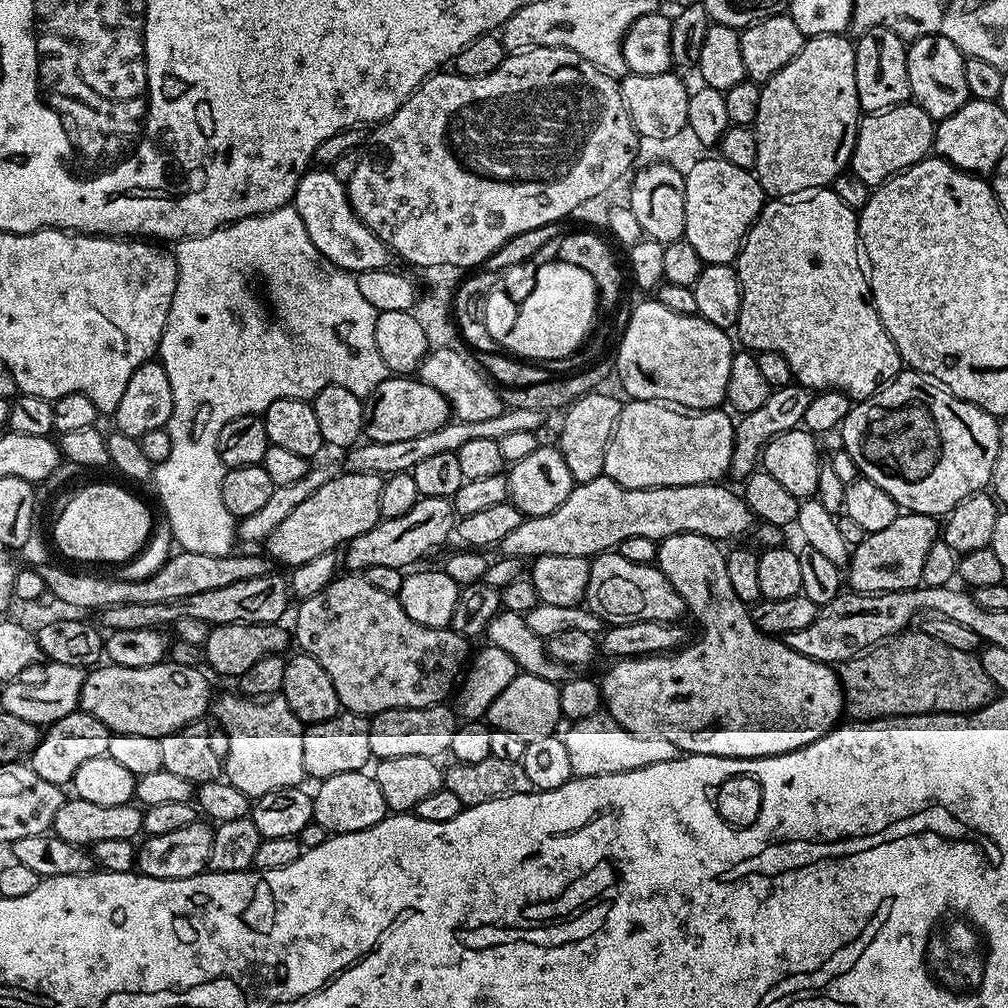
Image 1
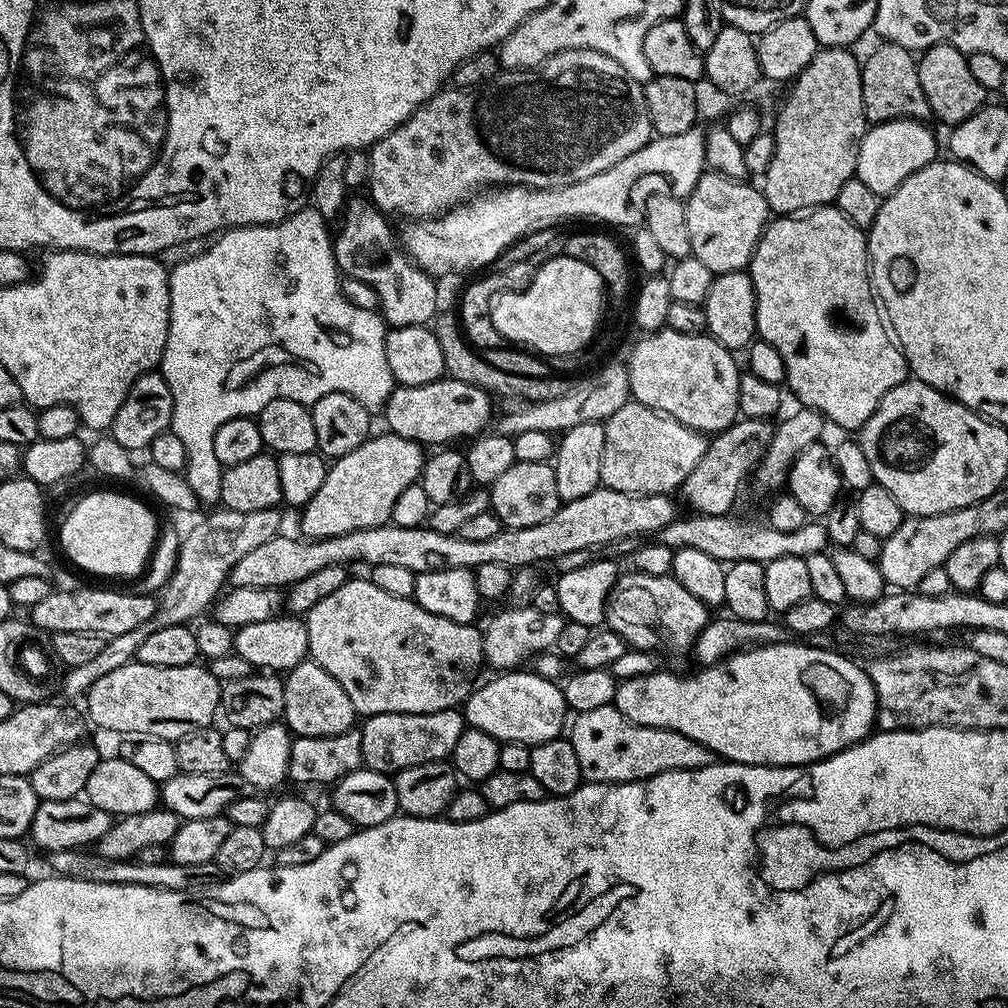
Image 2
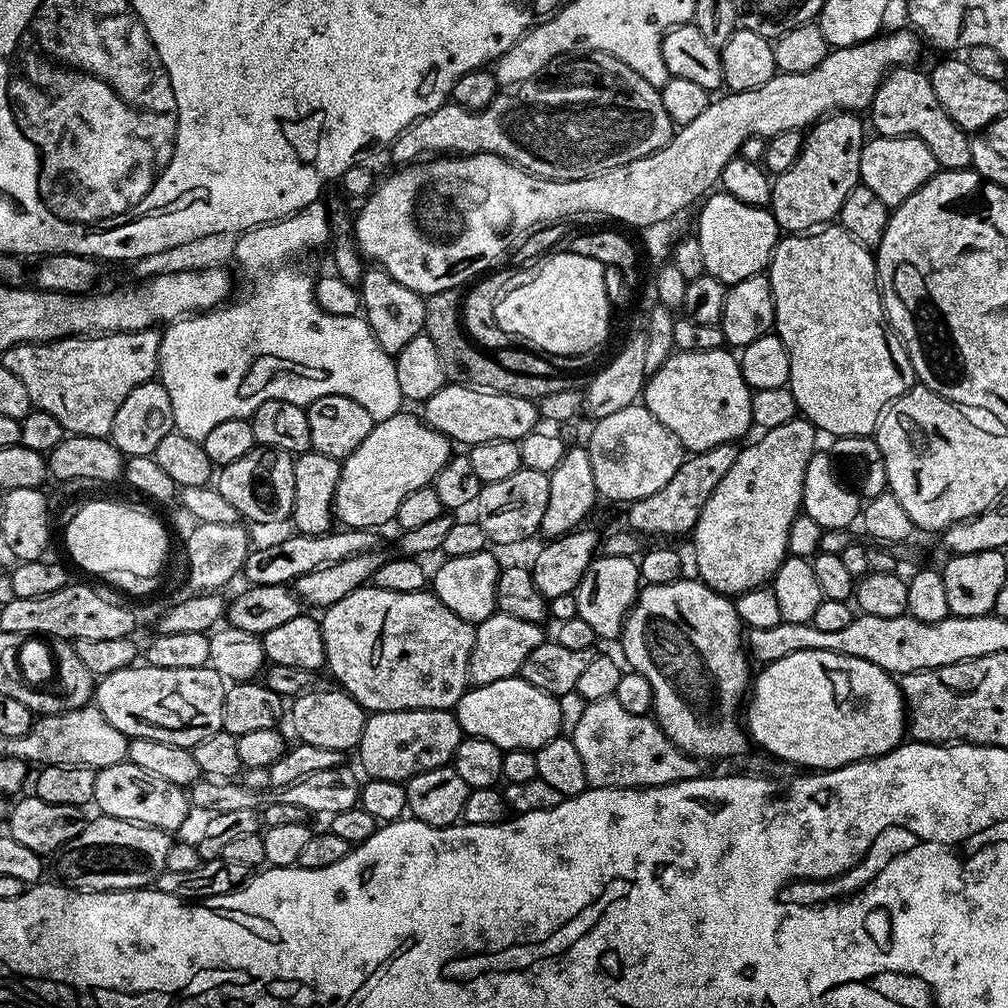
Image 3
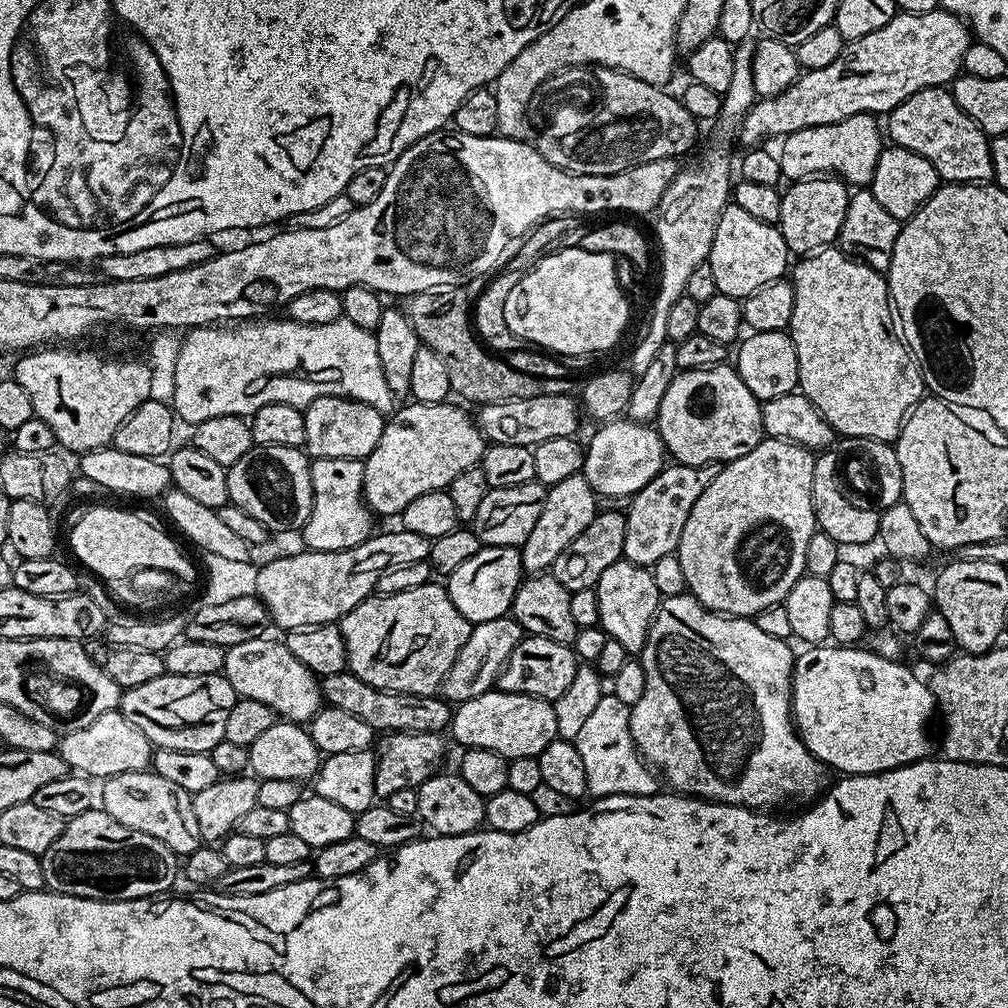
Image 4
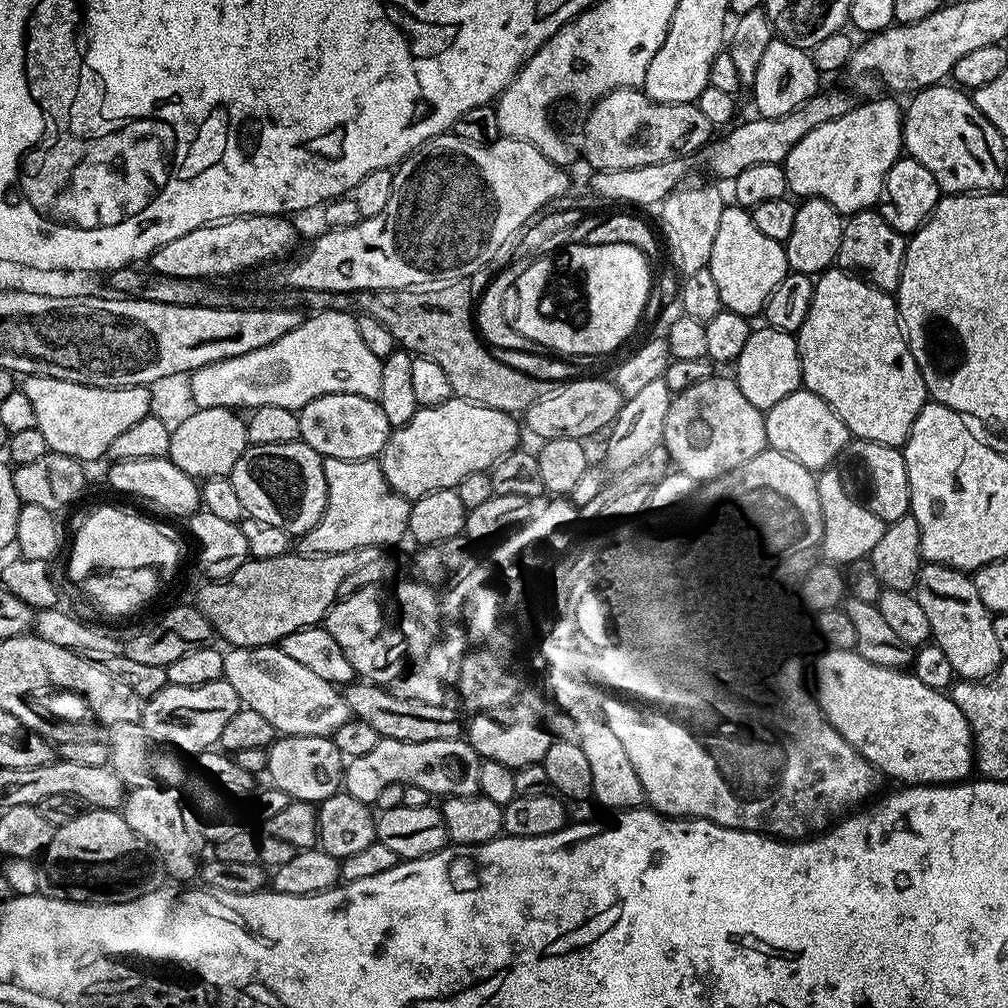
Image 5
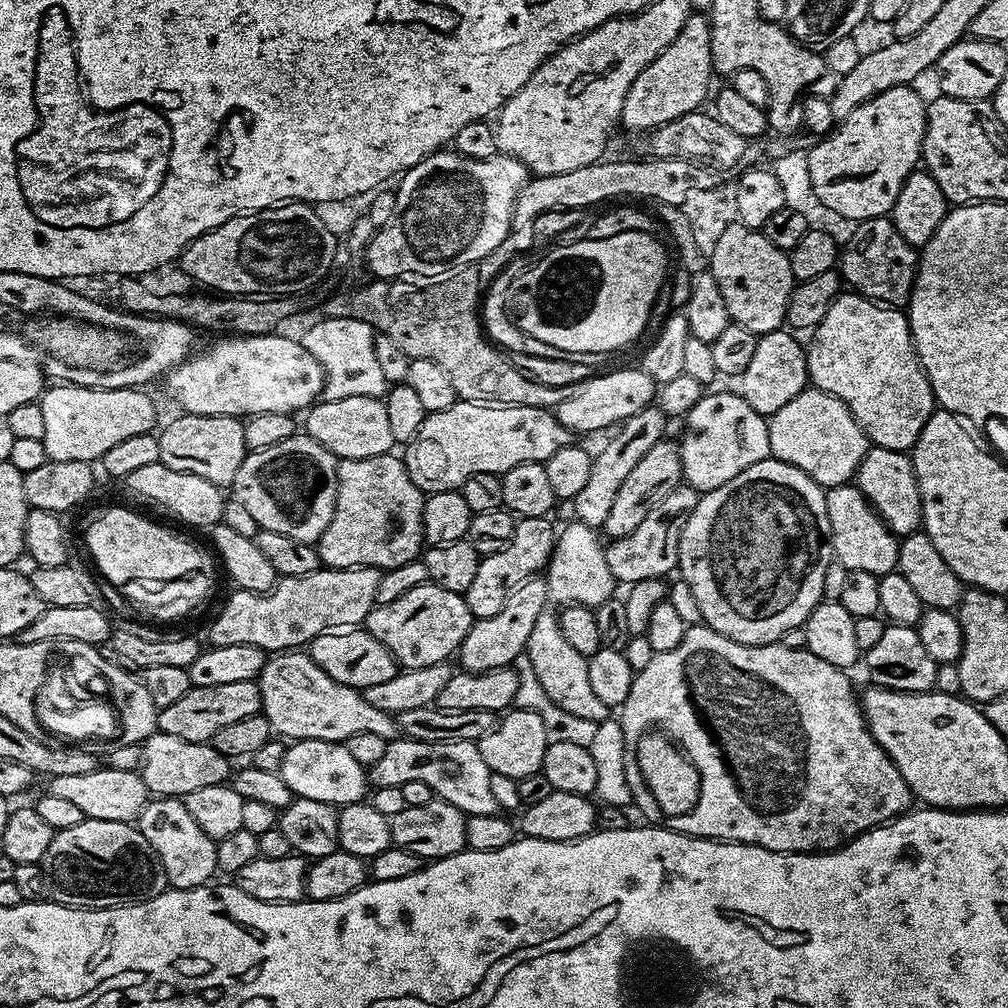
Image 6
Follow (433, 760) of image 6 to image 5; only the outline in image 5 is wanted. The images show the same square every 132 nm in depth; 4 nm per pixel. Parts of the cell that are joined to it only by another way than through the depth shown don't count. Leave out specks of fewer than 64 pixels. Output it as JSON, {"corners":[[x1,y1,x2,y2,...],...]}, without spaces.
{"corners":[[381,738,378,746,366,754,351,757,344,766,343,791,350,794,350,798,358,798,358,802,369,806,375,805,378,794,391,784,418,786,428,792,429,797,443,798,445,796,475,796,479,793,478,770,482,757,476,753,474,746,470,746,467,739,451,740,442,738,438,742,402,742,401,740,386,740]]}

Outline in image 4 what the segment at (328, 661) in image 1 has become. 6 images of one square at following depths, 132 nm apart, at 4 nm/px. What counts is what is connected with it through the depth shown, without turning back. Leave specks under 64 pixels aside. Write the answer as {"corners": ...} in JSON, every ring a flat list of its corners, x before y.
{"corners":[[436,583,414,586,414,590,402,590,402,594,373,594,346,613,338,623,346,644,347,671,362,678,362,682,387,692,415,696,437,695,450,666,454,666,462,646,466,646,466,638,470,638,474,626,460,613,458,606,454,606,447,587,443,583]]}

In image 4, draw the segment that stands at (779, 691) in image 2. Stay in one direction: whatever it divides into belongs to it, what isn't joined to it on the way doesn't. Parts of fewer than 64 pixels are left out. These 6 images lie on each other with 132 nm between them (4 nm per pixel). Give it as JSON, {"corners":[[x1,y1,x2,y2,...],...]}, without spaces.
{"corners":[[808,646,805,652,795,657,790,668,790,679,792,681,792,718,796,725,796,731,804,739,804,744,818,759,829,769,837,768,844,776,869,776,879,772,889,772,895,768,901,768,903,764,913,764,925,759,928,752,928,719,937,711,936,699,932,696,931,687,924,684,904,665,900,660,887,660,878,655,877,652,869,650,864,646]]}

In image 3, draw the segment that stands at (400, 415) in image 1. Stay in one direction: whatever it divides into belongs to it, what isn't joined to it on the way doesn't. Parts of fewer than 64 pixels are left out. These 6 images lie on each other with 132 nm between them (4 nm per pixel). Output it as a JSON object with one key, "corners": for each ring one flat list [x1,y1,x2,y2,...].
{"corners":[[445,383,438,394,423,401,422,419,432,428,437,428,457,445,471,446,478,442,494,442,494,438,519,440,526,434,537,431,538,404,535,400,518,398,514,394,487,392,471,388,468,384]]}

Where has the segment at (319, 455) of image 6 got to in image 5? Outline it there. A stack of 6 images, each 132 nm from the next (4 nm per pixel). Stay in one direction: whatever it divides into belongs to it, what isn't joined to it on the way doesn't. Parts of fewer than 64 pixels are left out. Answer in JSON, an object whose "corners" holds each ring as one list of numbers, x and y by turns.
{"corners":[[300,440,278,446,254,444,234,462,230,479,247,515,300,538,320,523,328,501,324,461,324,457]]}

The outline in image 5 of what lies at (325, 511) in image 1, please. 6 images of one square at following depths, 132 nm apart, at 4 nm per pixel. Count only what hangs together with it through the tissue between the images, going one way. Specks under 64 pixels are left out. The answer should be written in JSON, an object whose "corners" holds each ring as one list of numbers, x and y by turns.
{"corners":[[453,398,438,406,417,408,410,422,392,430,378,459,382,466,382,474,386,474,386,482,390,482,390,486,399,496,404,496,411,502,422,498,422,494,430,494,434,490,456,489,462,478,466,478,466,474,489,471,498,461,506,458,506,454,521,447,520,432,522,433,521,421,513,413]]}

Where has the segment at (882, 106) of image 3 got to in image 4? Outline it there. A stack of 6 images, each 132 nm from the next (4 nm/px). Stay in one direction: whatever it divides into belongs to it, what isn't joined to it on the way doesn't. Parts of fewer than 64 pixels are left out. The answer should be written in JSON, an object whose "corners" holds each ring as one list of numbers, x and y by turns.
{"corners":[[947,87,918,90,906,102,887,113,886,136,893,145,905,148,930,162,941,181,954,184,983,184,992,180,992,145,988,133,954,102]]}

